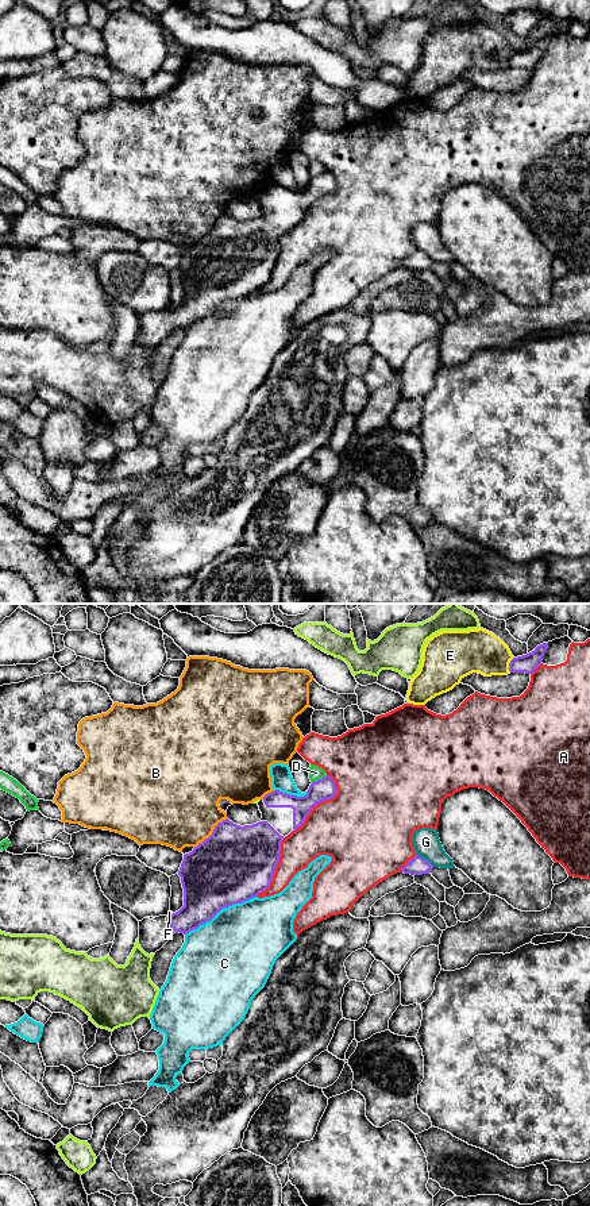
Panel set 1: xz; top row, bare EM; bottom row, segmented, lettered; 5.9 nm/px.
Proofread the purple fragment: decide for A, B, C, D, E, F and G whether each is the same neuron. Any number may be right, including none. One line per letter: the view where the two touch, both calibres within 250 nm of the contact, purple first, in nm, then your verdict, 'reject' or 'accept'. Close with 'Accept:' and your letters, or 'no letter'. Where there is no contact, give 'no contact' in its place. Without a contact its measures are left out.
A: contact in xz; calibres 120 and 320 nm; reject
B: contact in xz; calibres 460 and 480 nm; reject
C: contact in xz; calibres 440 and 460 nm; reject
D: contact in xz; calibres 130 and 90 nm; reject
E: contact in xz; calibres 110 and 260 nm; reject
F: contact in xz; calibres 280 and 20 nm; reject
G: contact in xz; calibres 110 and 160 nm; reject
Accept: no letter

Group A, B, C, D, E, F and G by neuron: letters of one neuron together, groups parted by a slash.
A / B / C F / D / E / G

